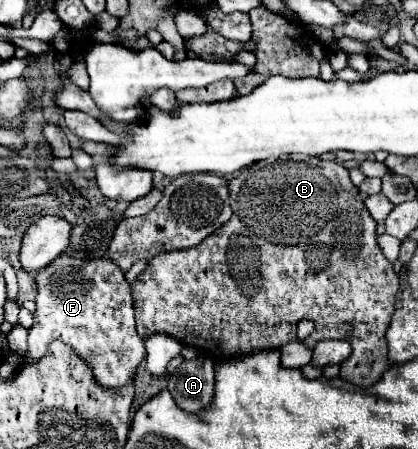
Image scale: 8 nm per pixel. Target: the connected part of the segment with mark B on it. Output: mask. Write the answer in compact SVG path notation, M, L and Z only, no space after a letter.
M280 156L278 160L260 160L250 168L242 168L242 172L228 182L228 190L230 190L230 206L234 208L234 212L232 212L232 218L222 228L218 228L218 232L214 232L212 236L206 236L206 240L202 240L202 244L194 248L180 250L180 252L160 252L158 256L154 256L154 260L148 262L148 268L136 278L132 286L132 296L134 296L134 318L136 318L138 336L146 340L154 334L166 334L176 338L180 344L202 350L204 354L214 358L214 362L226 362L230 358L246 356L258 350L278 350L282 344L296 340L298 320L312 320L316 324L316 332L312 334L312 338L306 338L302 344L306 344L306 348L312 350L314 342L322 338L350 340L352 354L348 360L340 364L340 378L360 388L368 388L376 384L382 378L382 374L390 368L384 334L394 312L394 298L400 286L400 278L394 272L392 264L384 258L376 242L376 222L370 218L364 202L358 198L358 188L352 186L348 178L348 170L334 160L312 158L312 156Z

